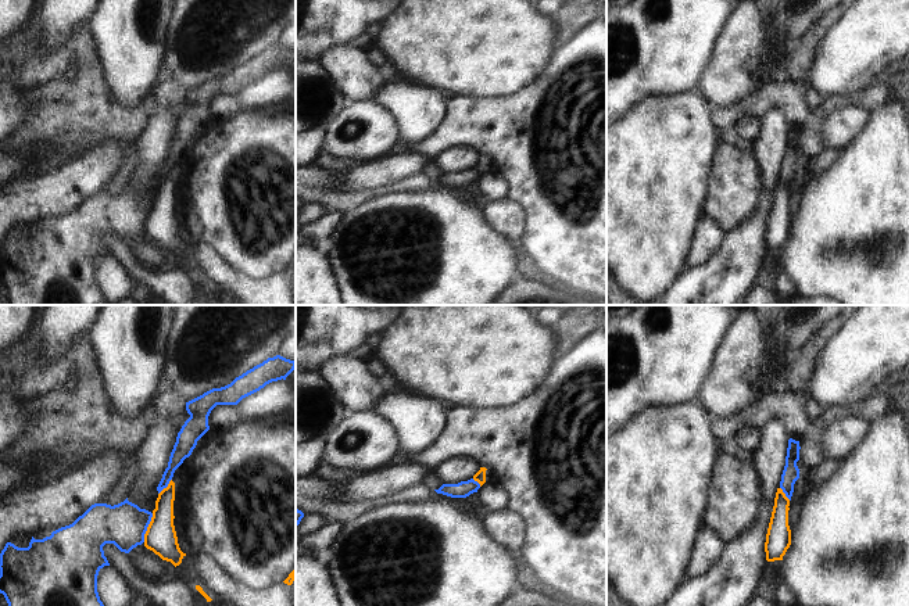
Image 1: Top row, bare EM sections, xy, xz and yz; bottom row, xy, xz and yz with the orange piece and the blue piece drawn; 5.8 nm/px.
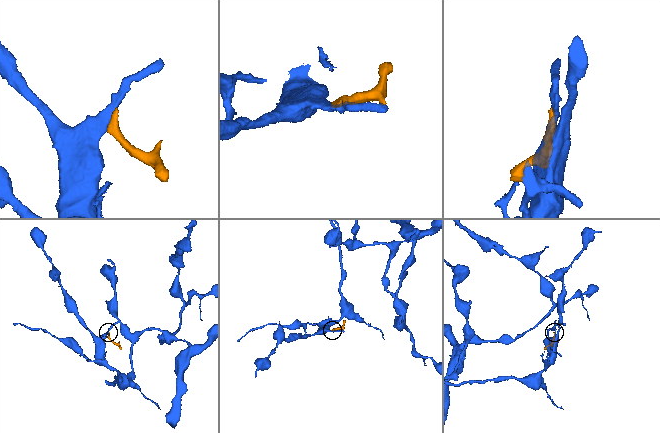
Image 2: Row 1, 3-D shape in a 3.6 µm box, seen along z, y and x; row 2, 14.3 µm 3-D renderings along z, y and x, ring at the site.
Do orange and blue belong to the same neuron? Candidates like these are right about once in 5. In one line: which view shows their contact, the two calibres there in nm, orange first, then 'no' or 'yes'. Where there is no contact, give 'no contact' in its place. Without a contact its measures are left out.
xy | 180/260 nm | no

